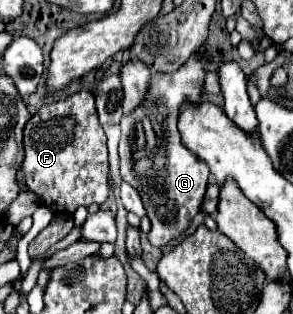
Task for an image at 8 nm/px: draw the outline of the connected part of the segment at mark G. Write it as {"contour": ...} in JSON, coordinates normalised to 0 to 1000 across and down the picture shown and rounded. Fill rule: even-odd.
{"contour":[[[666,172],[604,229],[515,248],[515,293],[502,293],[502,318],[454,357],[454,369],[420,369],[413,382],[406,548],[413,567],[474,611],[502,694],[515,701],[502,764],[536,790],[577,783],[577,771],[638,739],[659,694],[686,675],[700,631],[713,535],[693,510],[638,484],[604,414],[611,331],[625,318],[686,325],[693,248],[693,185]]]}

